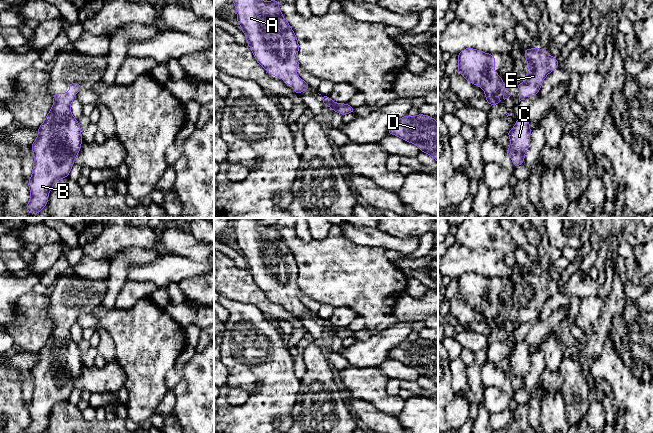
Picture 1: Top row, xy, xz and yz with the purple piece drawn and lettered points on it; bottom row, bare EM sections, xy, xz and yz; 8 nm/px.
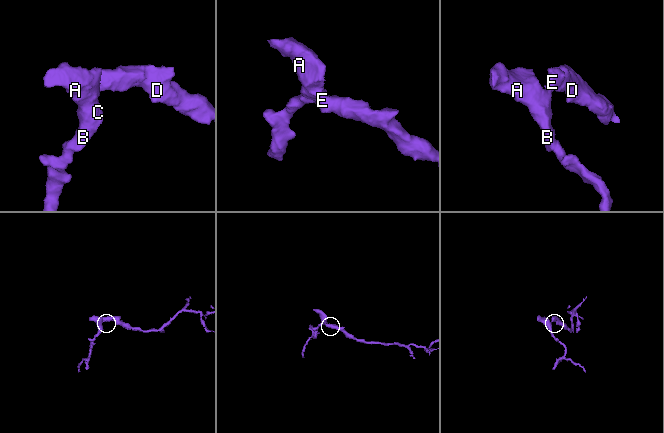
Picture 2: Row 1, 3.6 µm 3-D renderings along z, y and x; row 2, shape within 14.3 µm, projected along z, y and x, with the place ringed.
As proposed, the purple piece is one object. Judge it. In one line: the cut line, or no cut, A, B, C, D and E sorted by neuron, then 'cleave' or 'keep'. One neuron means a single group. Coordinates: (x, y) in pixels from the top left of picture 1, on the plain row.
cut none; groups A B C D E; keep

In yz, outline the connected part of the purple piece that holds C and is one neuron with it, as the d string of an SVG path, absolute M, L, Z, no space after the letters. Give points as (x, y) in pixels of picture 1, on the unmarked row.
M525 340L521 341L516 345L515 350L506 357L511 365L507 375L515 391L522 389L525 377L530 370L531 352L529 347Z

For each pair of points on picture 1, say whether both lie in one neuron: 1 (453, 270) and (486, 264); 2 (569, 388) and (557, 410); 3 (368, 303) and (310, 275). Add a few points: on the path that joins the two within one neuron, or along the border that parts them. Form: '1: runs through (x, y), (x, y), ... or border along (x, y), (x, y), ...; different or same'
1: runs through (461, 264), (478, 264); same
2: border along (558, 390), (564, 400), (564, 415), (568, 422); different
3: runs through (354, 289), (340, 275), (324, 275); same

